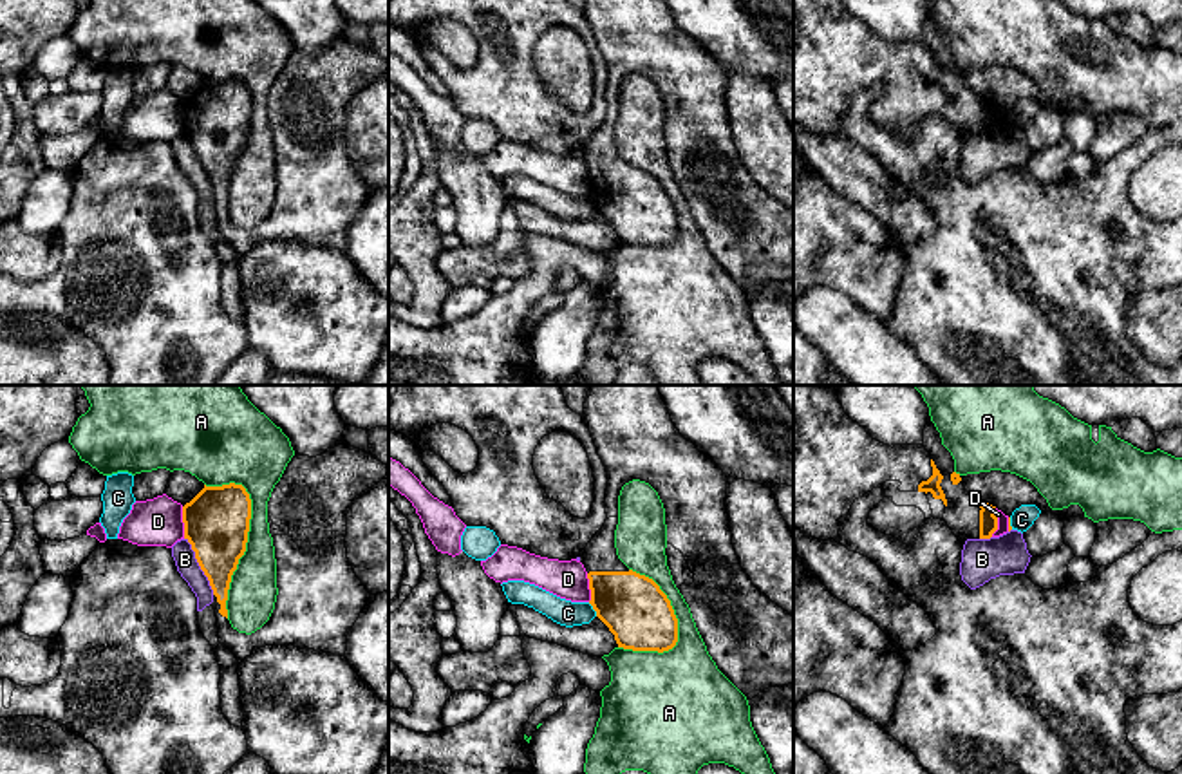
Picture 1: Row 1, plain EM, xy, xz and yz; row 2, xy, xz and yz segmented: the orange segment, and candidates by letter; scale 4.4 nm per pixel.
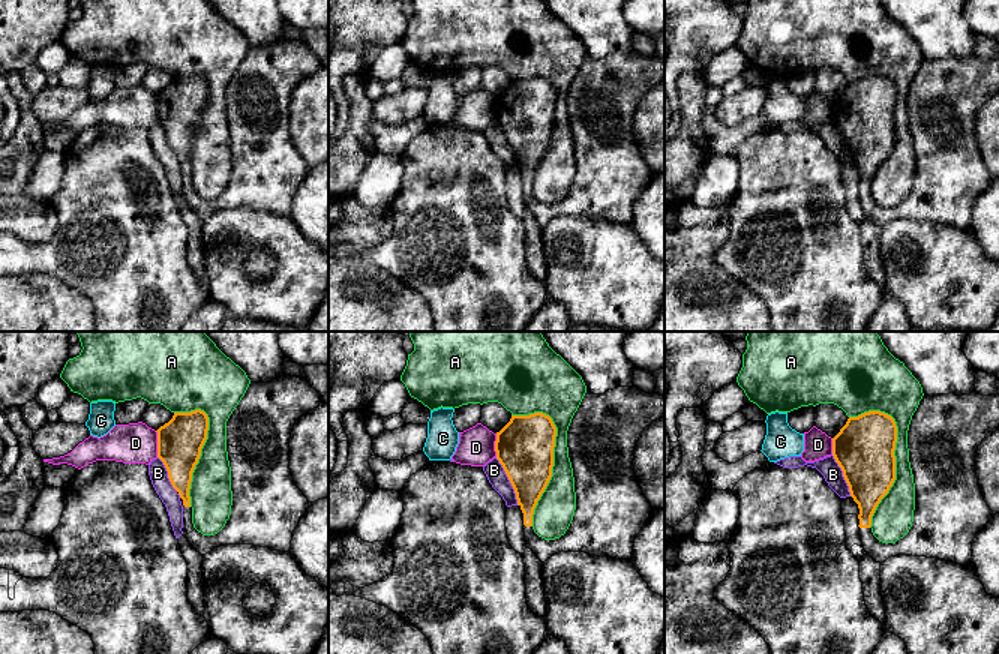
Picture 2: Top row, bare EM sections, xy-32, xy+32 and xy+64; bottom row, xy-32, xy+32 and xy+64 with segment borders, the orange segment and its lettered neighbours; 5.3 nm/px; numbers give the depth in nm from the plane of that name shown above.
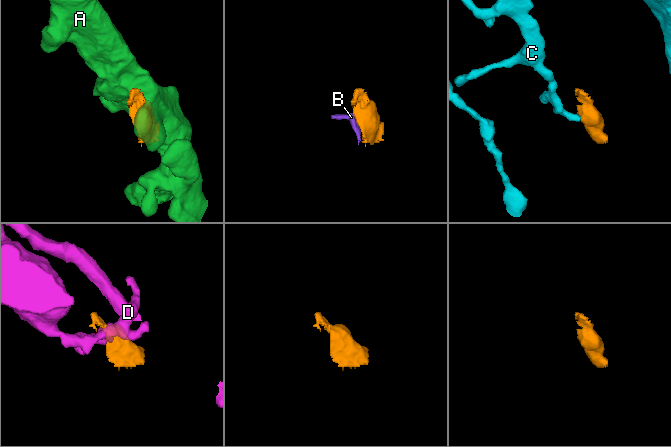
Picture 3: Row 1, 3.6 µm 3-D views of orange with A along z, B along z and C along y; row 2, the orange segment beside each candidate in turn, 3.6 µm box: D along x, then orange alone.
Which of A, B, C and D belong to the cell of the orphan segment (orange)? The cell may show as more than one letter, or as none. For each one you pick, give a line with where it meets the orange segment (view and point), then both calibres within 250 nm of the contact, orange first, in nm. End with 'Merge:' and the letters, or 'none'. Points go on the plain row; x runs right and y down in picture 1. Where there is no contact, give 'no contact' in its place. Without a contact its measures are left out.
Merge: none

